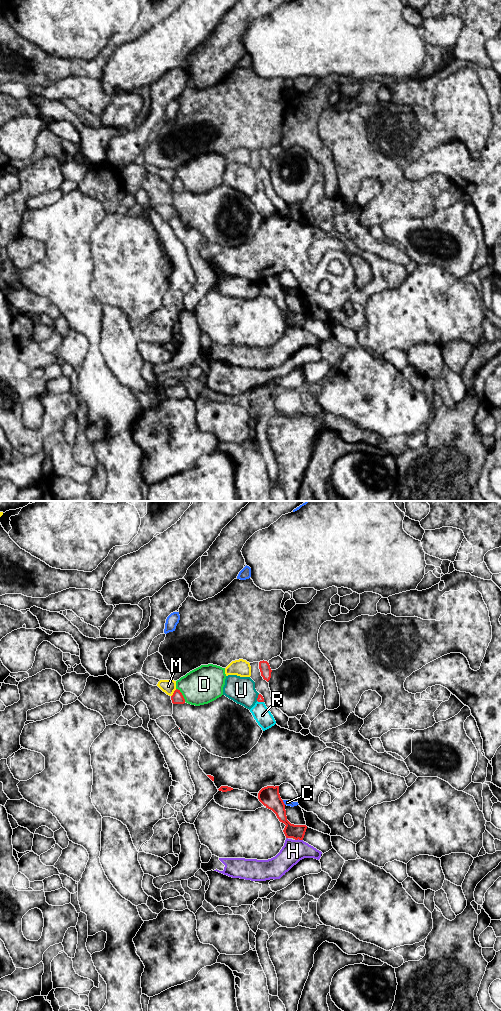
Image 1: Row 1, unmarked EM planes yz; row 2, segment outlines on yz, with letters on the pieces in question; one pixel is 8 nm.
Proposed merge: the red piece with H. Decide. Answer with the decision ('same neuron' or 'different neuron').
different neuron

